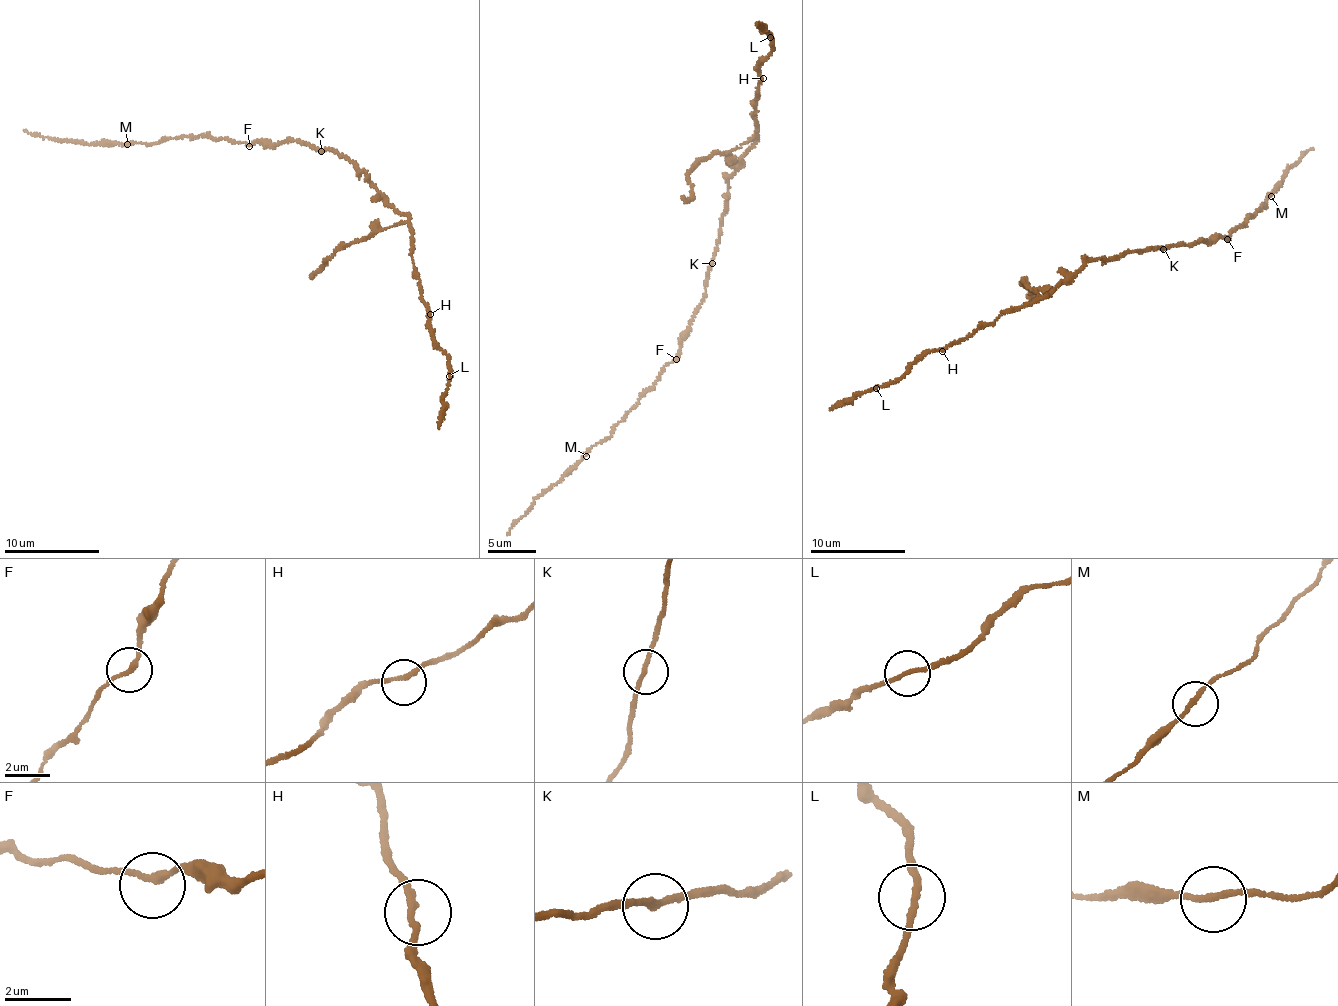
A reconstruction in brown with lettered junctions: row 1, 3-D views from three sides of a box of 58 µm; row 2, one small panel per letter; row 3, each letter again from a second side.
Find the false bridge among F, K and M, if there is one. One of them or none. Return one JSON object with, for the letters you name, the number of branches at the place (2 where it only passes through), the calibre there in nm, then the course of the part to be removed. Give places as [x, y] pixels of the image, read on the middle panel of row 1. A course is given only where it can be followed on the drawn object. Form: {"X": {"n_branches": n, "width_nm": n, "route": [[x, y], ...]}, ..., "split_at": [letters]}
{"split_at": []}

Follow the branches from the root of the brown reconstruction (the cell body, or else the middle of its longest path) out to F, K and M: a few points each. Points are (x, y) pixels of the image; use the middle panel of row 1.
F: (719, 234), (706, 295), (685, 331), (676, 359)
K: (719, 234), (712, 262)
M: (719, 234), (706, 295), (685, 331), (675, 358), (635, 406), (626, 412), (610, 437), (591, 446), (586, 456)

